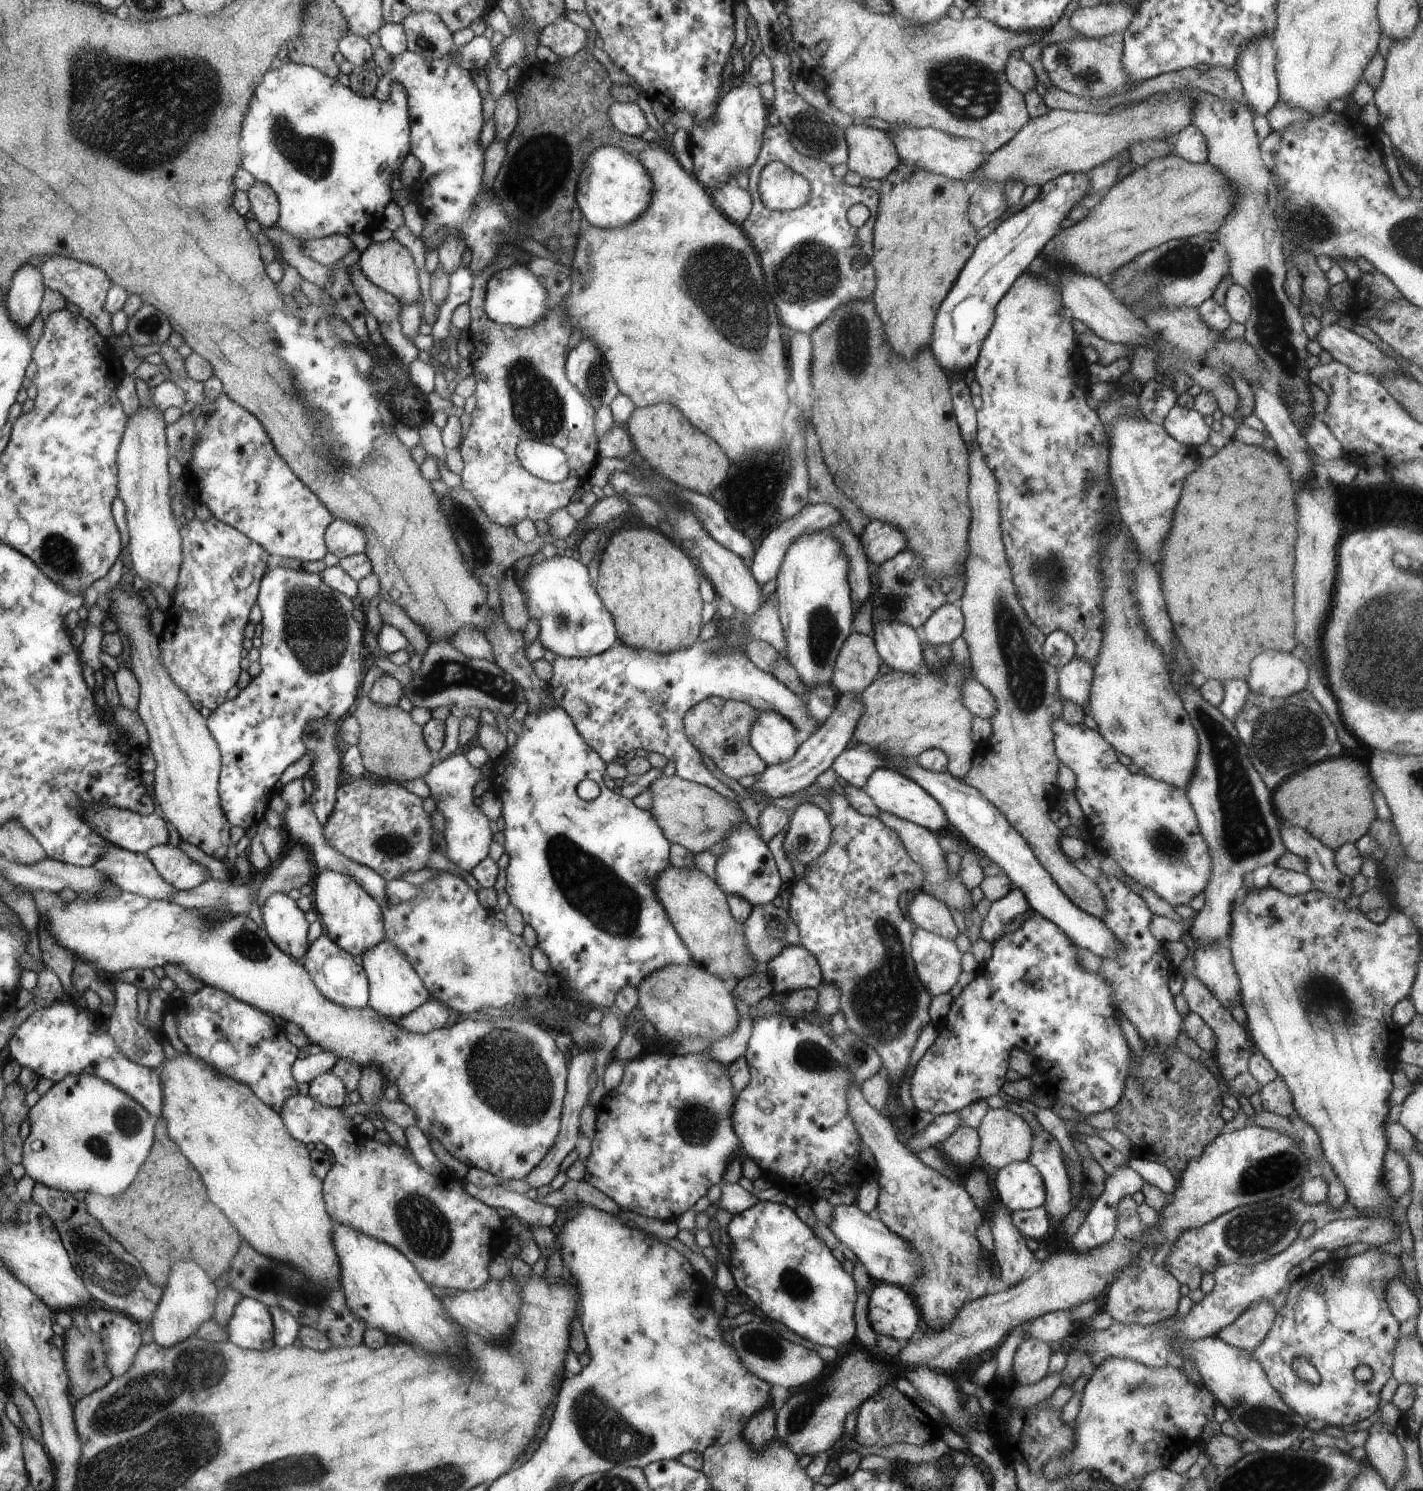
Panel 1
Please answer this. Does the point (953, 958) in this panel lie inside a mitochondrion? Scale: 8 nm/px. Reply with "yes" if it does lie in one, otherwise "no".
no

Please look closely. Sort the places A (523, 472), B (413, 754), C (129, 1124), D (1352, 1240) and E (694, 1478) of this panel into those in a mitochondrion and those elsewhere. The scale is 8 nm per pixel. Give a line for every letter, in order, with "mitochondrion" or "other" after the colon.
A: other
B: other
C: mitochondrion
D: other
E: other

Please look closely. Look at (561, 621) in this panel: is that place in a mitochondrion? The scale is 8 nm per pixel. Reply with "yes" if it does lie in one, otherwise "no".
yes

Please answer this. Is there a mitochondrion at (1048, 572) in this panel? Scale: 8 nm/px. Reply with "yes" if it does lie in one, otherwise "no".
yes

